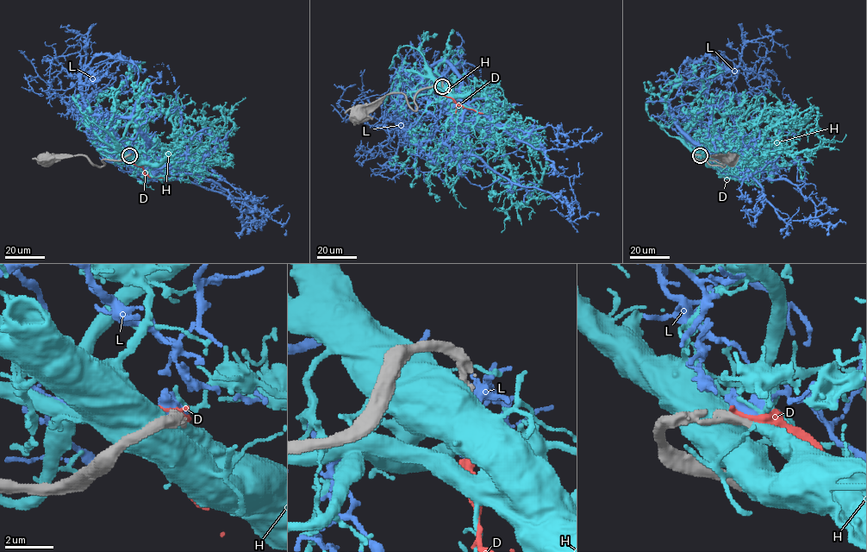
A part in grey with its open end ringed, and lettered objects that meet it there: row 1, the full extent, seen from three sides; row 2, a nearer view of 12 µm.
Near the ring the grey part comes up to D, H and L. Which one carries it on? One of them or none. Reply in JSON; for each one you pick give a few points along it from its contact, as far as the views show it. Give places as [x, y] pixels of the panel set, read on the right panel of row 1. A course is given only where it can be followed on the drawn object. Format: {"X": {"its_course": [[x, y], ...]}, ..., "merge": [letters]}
{"H": {"its_course": [[698, 155], [712, 162]]}, "merge": ["H"]}

